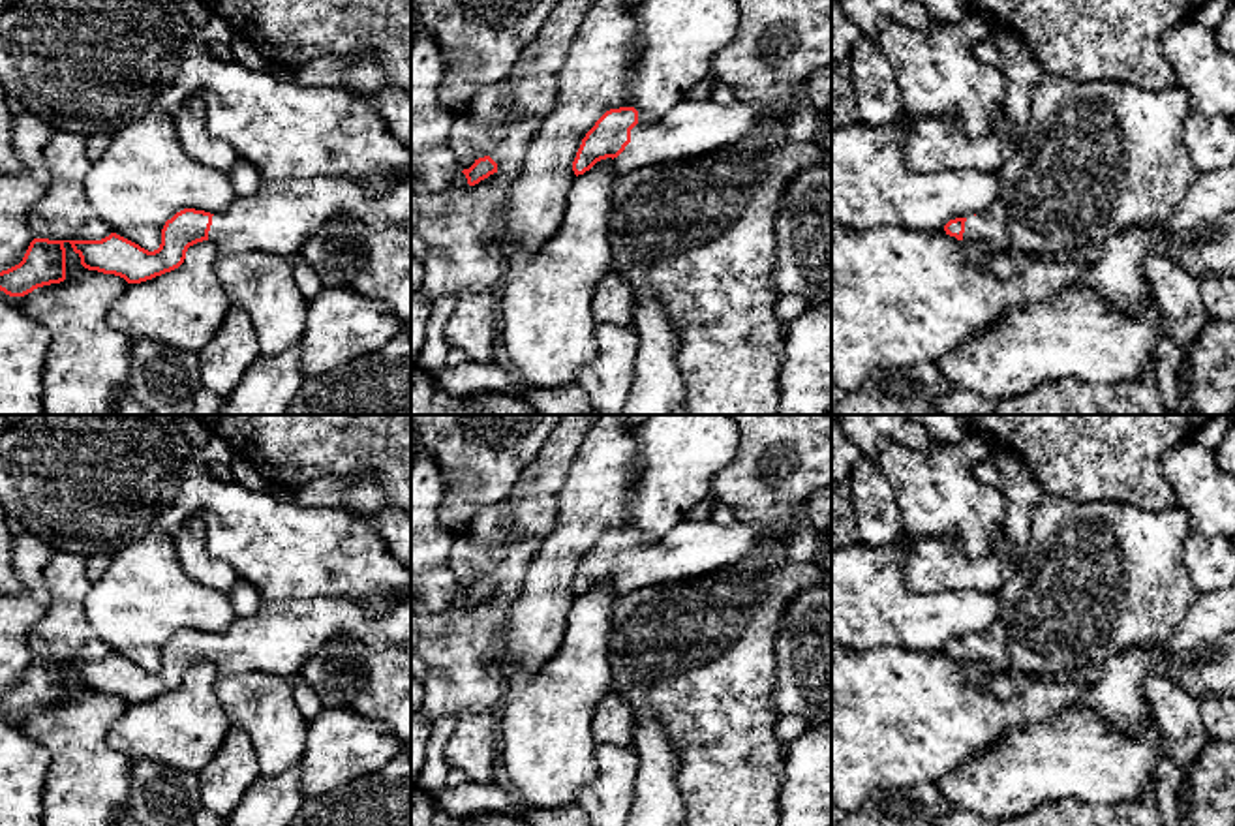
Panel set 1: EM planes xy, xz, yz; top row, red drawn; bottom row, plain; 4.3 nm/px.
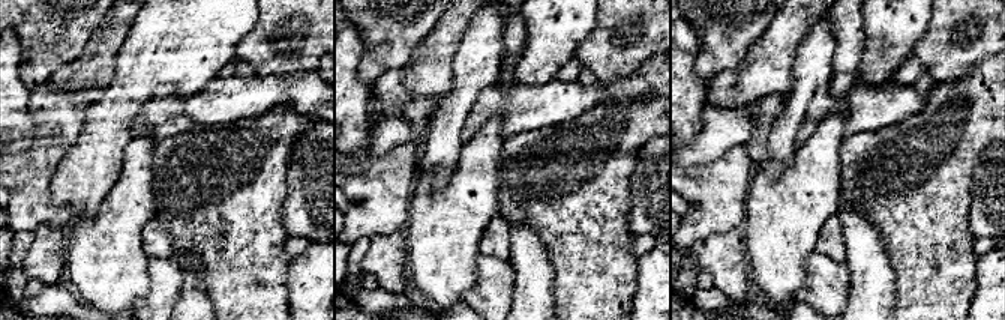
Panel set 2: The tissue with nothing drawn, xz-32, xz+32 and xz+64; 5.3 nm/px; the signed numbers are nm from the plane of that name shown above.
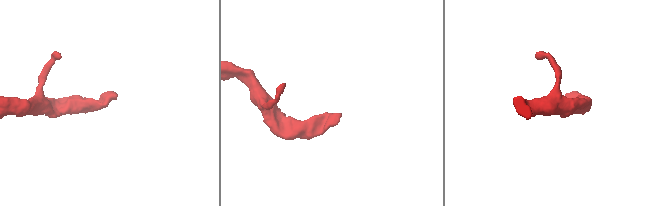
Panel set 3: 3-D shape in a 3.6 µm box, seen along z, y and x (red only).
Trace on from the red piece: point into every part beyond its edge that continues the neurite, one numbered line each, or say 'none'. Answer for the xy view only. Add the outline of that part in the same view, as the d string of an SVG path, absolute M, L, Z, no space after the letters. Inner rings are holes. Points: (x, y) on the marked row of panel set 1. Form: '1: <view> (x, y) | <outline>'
1: xy (280, 216) | M411 169L379 195L370 195L360 180L347 175L265 180L255 193L236 195L225 212L212 216L208 240L220 255L267 252L293 259L336 216L351 216L375 229L411 231Z

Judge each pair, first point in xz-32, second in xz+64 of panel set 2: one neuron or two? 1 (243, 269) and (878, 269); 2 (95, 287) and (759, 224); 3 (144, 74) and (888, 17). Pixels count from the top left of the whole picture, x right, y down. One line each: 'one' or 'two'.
1: two
2: one
3: one

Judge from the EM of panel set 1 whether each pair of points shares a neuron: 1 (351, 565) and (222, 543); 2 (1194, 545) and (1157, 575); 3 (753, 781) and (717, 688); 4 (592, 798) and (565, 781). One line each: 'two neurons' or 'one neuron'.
1: one neuron
2: two neurons
3: one neuron
4: two neurons

